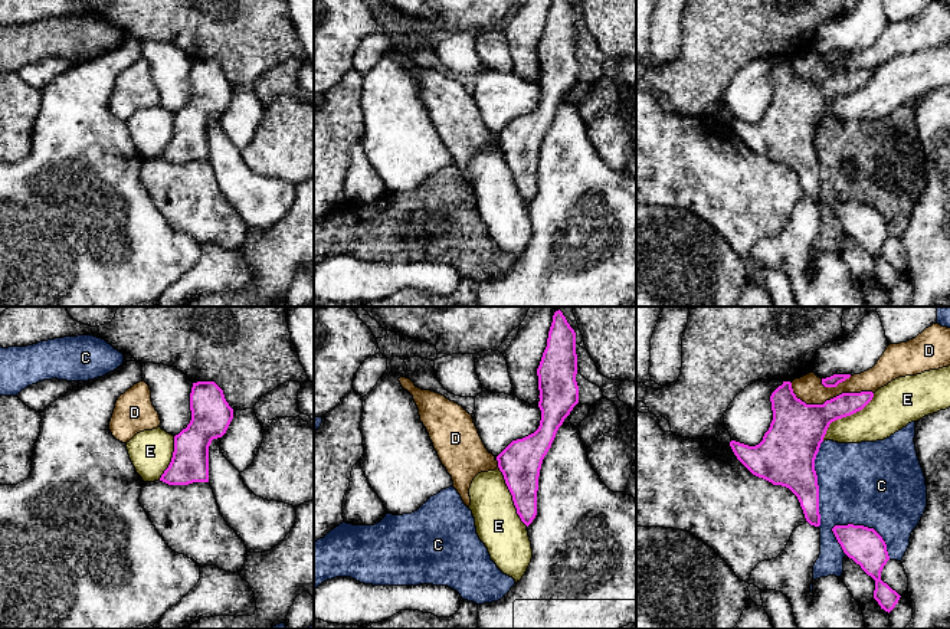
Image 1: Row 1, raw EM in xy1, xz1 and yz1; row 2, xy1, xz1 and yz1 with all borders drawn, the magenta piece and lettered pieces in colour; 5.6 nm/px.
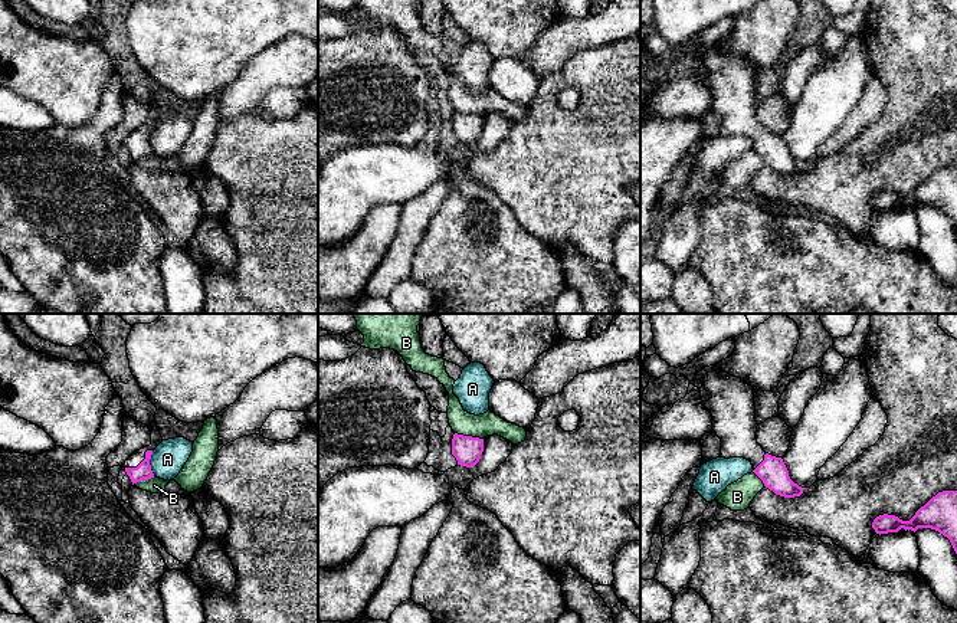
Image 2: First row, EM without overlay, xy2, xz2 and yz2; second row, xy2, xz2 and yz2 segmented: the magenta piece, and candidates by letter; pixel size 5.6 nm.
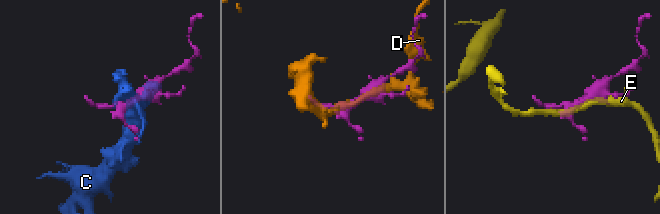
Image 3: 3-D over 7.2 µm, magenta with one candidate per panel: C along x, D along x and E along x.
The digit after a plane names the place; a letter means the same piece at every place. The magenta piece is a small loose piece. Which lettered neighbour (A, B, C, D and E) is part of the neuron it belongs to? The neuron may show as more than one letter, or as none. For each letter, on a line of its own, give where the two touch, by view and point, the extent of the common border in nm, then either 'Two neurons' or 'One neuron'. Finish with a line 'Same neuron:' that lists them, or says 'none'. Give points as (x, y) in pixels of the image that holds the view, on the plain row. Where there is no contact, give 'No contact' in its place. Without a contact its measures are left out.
A: Touches magenta at xy2 (148, 141). Shared border 140 nm. Two neurons
B: Touches magenta at xz2 (469, 114). Shared border 170 nm. Two neurons
C: Touches magenta at yz1 (867, 205). Shared border 380 nm. Two neurons
D: Touches magenta at yz1 (828, 78). Shared border 460 nm. Two neurons
E: Touches magenta at yz1 (845, 94). Shared border 400 nm. Two neurons
Same neuron: none

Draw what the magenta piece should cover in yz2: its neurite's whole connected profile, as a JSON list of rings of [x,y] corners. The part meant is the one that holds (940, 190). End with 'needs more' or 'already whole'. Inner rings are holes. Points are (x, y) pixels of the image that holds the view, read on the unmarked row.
[[[943,168],[921,184],[910,199],[895,193],[879,193],[872,206],[876,212],[898,210],[901,206],[917,209],[931,206],[947,214],[957,232],[957,168]]]; already whole

